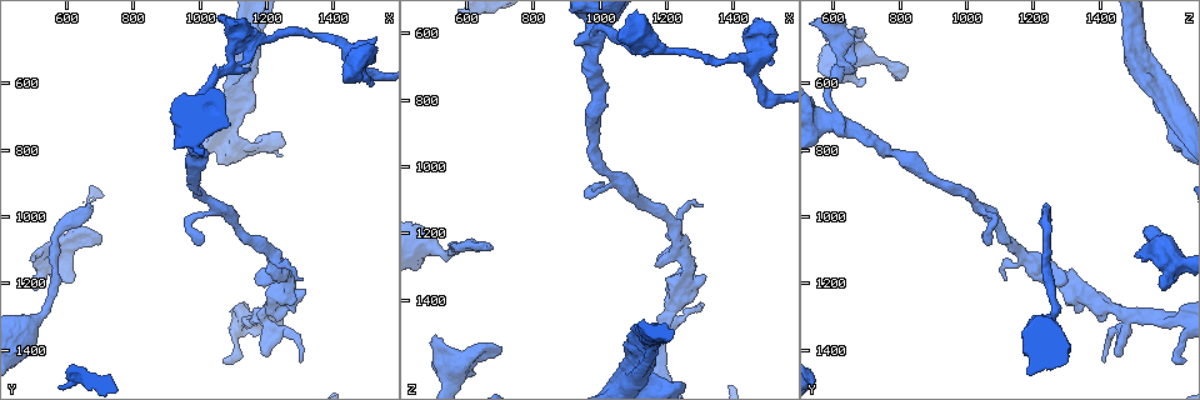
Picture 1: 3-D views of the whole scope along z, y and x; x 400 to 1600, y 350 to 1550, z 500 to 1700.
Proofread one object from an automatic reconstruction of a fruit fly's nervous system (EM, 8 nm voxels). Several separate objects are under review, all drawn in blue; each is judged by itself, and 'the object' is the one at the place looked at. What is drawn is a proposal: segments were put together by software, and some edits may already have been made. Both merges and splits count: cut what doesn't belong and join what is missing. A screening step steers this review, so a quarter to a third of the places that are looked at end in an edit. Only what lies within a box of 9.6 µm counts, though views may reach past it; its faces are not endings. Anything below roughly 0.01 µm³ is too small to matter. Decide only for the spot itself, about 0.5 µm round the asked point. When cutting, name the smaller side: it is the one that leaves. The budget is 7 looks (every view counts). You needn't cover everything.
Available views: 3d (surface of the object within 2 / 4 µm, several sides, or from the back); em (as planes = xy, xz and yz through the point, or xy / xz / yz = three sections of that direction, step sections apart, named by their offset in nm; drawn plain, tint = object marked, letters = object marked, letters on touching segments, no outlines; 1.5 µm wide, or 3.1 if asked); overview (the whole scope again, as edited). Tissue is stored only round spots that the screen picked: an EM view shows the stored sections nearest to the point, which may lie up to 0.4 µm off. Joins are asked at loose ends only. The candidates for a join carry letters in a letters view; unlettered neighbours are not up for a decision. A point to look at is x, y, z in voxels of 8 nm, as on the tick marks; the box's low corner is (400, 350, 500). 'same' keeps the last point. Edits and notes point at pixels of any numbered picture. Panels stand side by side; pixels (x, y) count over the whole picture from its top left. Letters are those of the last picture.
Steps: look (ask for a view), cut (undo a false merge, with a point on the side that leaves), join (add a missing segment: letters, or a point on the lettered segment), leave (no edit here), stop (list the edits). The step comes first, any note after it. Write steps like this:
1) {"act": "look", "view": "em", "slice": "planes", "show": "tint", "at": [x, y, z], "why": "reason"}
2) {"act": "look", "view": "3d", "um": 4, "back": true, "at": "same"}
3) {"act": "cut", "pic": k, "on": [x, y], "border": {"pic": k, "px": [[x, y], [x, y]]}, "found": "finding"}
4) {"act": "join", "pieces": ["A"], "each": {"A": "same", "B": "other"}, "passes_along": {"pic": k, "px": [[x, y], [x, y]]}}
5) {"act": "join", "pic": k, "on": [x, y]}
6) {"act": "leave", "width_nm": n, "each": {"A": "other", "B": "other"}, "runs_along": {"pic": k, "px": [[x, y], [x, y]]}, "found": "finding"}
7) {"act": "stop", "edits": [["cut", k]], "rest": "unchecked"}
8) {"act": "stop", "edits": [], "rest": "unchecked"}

{"act": "look", "view": "3d", "um": 4, "at": [990, 720, 600], "why": "thin arm on a thick one"}

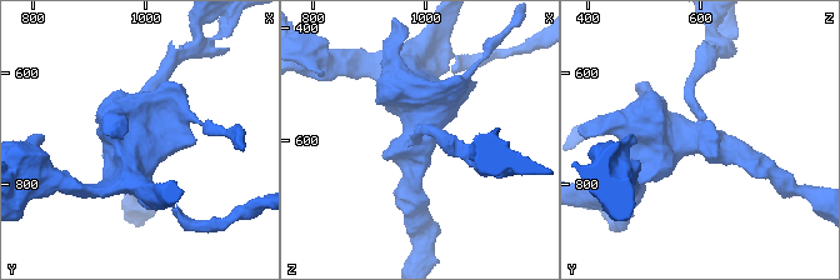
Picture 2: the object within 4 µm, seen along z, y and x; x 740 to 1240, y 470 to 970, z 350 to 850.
{"act": "look", "view": "em", "um": 3.1, "slice": "planes", "show": "tint", "at": [985, 710, 595]}

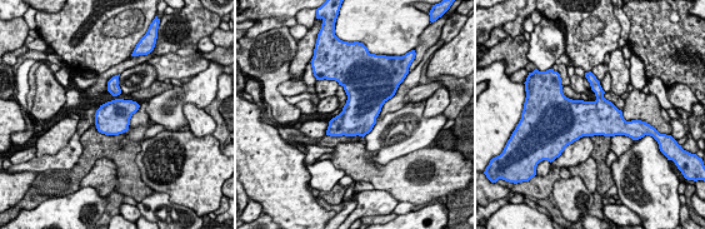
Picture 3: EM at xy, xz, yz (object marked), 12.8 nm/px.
{"act": "look", "view": "em", "um": 3.1, "slice": "planes", "show": "letters", "at": "same", "why": "what lies round it"}

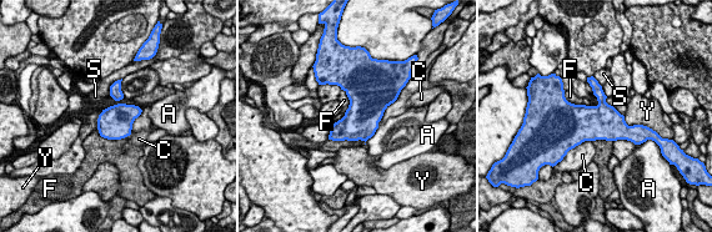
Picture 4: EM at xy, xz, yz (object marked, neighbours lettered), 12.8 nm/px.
{"act": "leave", "width_nm": 440, "each": {"A": "other", "C": "other", "F": "other", "S": "other", "Y": "other"}, "found": "continuous, no second neuron"}

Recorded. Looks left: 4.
{"act": "look", "view": "3d", "um": 4, "at": [470, 1340, 1220], "why": "sudden change in width"}

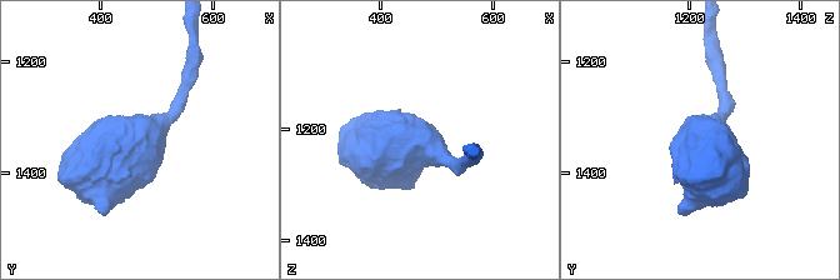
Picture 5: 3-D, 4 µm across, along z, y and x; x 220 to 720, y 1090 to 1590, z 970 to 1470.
{"act": "look", "view": "em", "slice": "xy", "step": 4, "show": "tint", "at": [470, 1345, 1230]}

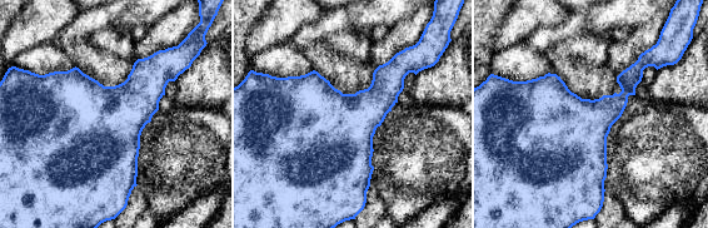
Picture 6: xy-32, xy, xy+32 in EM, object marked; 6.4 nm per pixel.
{"act": "look", "view": "em", "slice": "xy", "step": 4, "show": "letters", "at": "same", "why": "what lies round it"}

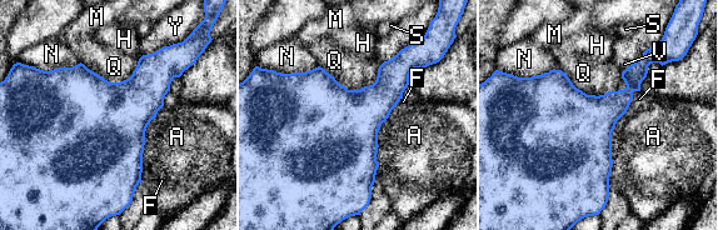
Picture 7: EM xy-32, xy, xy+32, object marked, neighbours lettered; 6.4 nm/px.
{"act": "leave", "each": {"A": "other", "F": "other", "H": "other", "M": "other", "N": "other", "Q": "other", "S": "other", "V": "other", "Y": "other"}, "border": {"pic": 7, "px": [[80, 61], [109, 81], [129, 78]]}, "found": "all the same neuron"}

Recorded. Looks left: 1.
{"act": "stop", "edits": [], "rest": "unchecked"}

